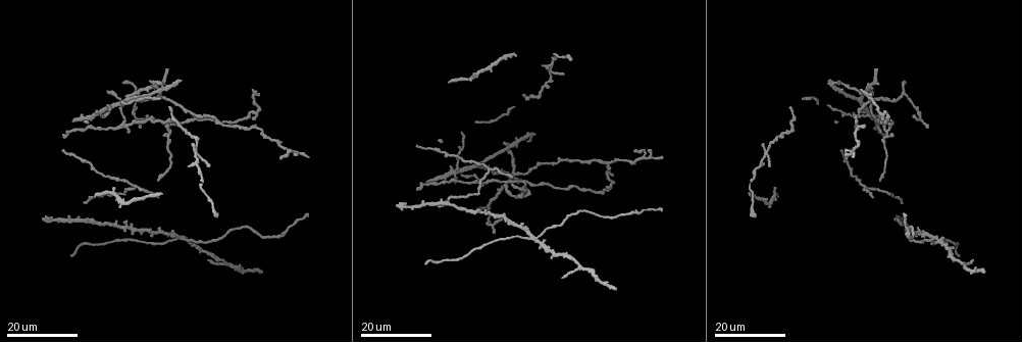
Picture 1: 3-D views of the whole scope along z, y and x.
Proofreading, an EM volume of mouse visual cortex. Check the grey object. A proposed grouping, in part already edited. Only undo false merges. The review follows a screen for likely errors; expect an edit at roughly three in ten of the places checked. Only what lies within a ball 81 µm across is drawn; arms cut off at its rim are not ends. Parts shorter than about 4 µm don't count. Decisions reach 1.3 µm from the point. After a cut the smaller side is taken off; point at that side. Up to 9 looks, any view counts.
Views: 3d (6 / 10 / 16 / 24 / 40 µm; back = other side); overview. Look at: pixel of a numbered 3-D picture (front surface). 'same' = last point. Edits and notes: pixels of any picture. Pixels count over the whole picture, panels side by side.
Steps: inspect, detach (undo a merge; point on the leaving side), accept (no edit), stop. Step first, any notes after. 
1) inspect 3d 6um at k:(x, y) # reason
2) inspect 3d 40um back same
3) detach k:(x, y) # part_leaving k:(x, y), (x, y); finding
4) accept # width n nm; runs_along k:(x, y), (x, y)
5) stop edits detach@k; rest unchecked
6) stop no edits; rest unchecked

inspect 3d 16um at 1:(123, 124) # thin arm on a thick one

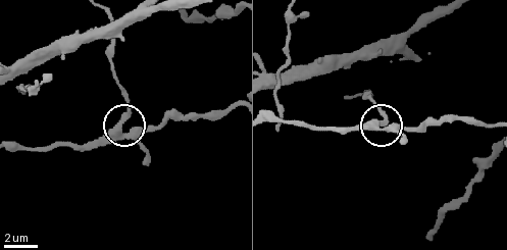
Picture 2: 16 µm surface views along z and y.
inspect 3d 10um at 2:(118, 124)

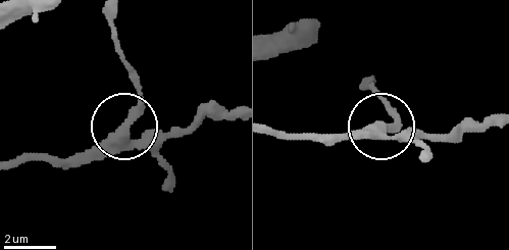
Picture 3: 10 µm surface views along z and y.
accept # arms 3; one cell here

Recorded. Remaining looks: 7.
inspect 3d 16um at 1:(487, 224) # thick turns thin

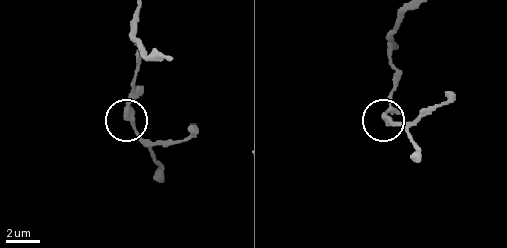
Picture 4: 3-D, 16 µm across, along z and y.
inspect 3d 6um at 4:(130, 124)

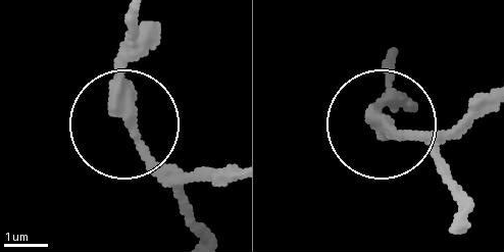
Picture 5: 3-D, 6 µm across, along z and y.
accept # runs_along 5:(395, 53), (380, 118), (442, 159); one cell here

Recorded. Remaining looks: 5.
inspect 3d 24um at 1:(524, 197) # looks like a crossing

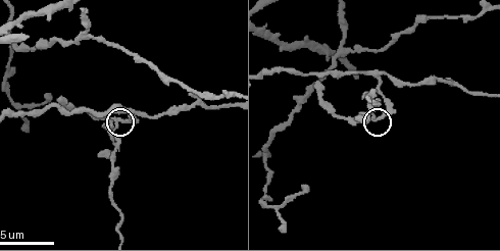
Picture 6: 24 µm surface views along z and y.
inspect 3d 6um at 6:(374, 116) # closer look

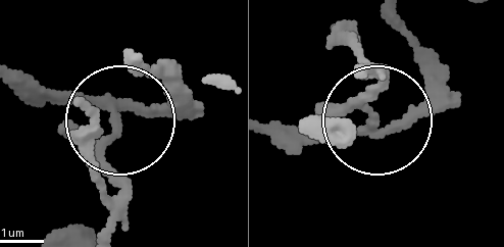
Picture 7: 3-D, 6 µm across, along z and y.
detach 7:(354, 104) # width 190 nm; part_leaving 7:(368, 134), (357, 101), (368, 68); two cells meet here

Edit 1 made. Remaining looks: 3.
inspect 3d 10um at 6:(346, 50) # four arms meet

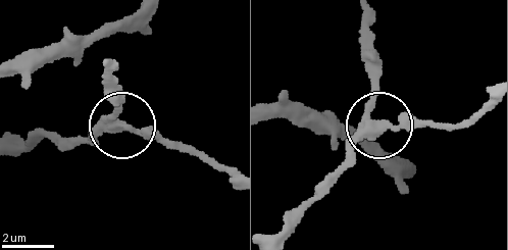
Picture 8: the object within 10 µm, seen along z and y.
accept # side_arm 27 um; runs_along 8:(363, 16), (372, 126), (333, 172); all the same cell

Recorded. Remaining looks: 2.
inspect 3d 16um at 1:(536, 238) # four-way junction

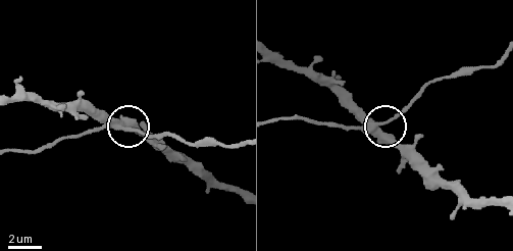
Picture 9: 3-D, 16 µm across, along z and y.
inspect 3d 6um at 9:(376, 127)

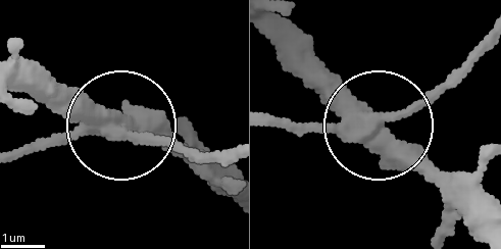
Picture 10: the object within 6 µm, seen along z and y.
detach 10:(37, 139) # part_leaving 10:(109, 131), (227, 152); a second cell is stuck on

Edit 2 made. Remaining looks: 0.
stop edits detach@7, detach@10; rest unchecked

